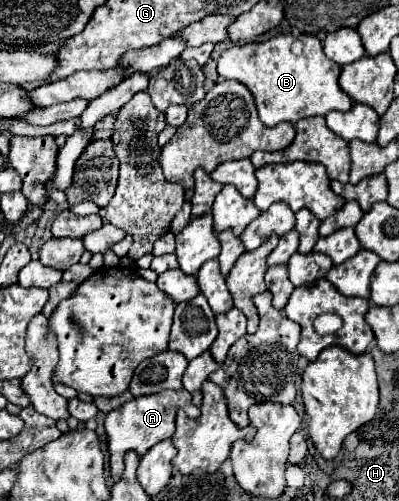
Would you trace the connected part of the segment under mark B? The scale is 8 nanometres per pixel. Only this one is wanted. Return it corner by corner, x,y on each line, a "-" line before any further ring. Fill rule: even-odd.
276,35
262,43
246,43
226,49
218,59
218,75
224,79
236,79
244,83
254,95
260,121
266,127
274,127
282,121
296,123
304,117
326,115
328,111
348,111
352,99
340,89
338,75
340,65
330,61
322,51
322,41
314,35
302,35
304,51
294,55
290,45
296,37

